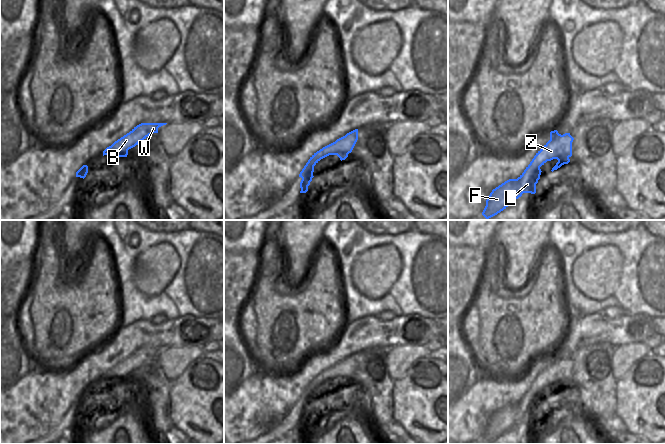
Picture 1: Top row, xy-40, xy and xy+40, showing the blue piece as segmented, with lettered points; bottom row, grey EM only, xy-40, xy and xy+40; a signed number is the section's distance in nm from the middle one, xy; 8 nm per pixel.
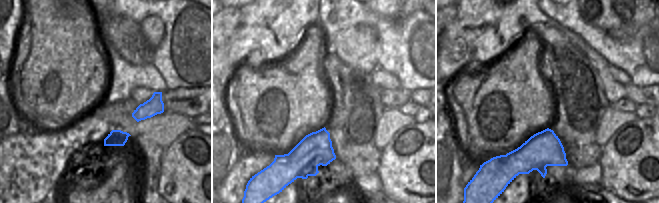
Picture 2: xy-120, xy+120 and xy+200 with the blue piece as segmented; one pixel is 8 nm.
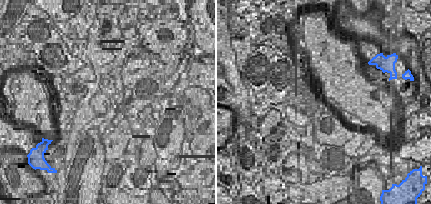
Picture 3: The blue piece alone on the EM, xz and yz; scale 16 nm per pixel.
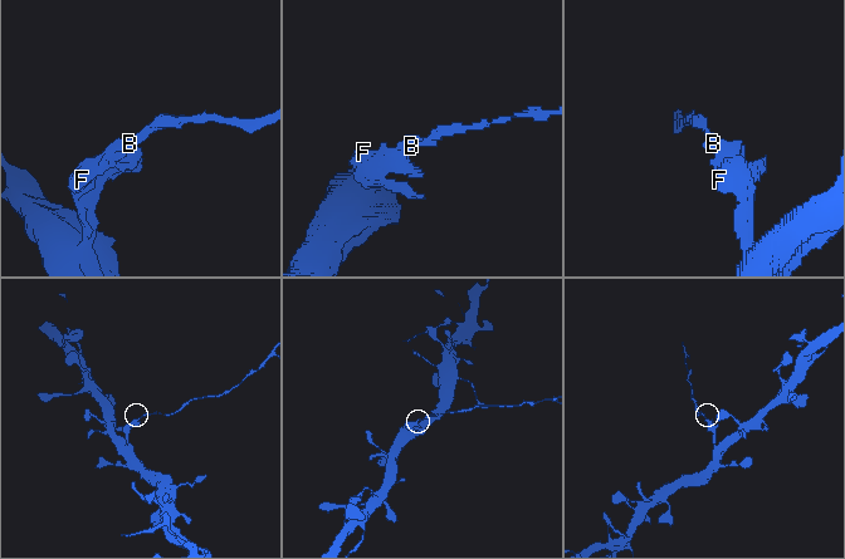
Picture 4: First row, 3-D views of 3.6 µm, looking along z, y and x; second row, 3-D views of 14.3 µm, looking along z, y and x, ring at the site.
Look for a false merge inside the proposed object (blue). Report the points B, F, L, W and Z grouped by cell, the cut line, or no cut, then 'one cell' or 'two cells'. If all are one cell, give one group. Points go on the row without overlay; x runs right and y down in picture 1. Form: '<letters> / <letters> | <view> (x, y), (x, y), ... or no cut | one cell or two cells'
B W / F L Z | xy (345, 359), (336, 368), (343, 374), (344, 383) | two cells

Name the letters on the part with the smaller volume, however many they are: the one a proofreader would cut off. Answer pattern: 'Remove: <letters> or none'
Remove: B, W

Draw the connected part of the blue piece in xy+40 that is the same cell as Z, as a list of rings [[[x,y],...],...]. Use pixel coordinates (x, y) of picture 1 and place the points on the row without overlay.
[[[557,354],[551,355],[550,364],[536,377],[524,396],[517,403],[509,403],[492,414],[486,424],[482,439],[489,443],[506,433],[523,417],[535,418],[542,389],[547,385],[557,383],[558,386],[551,394],[553,396],[570,386],[568,374],[560,372],[565,365],[570,364],[570,360],[570,357],[561,359]]]

